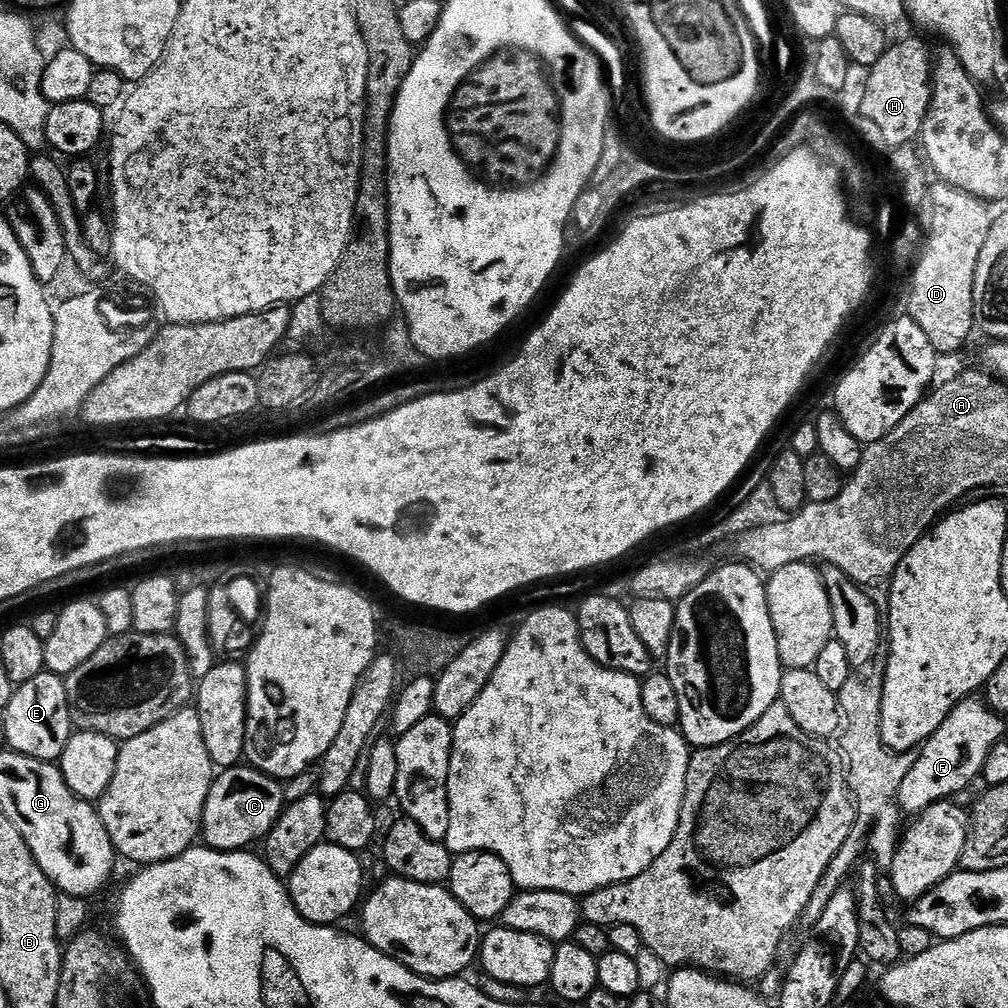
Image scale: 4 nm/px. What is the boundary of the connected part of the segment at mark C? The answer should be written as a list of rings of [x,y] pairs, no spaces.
[[[251,766],[223,769],[213,779],[212,789],[206,798],[202,840],[217,852],[238,852],[259,845],[284,813],[285,785]]]

